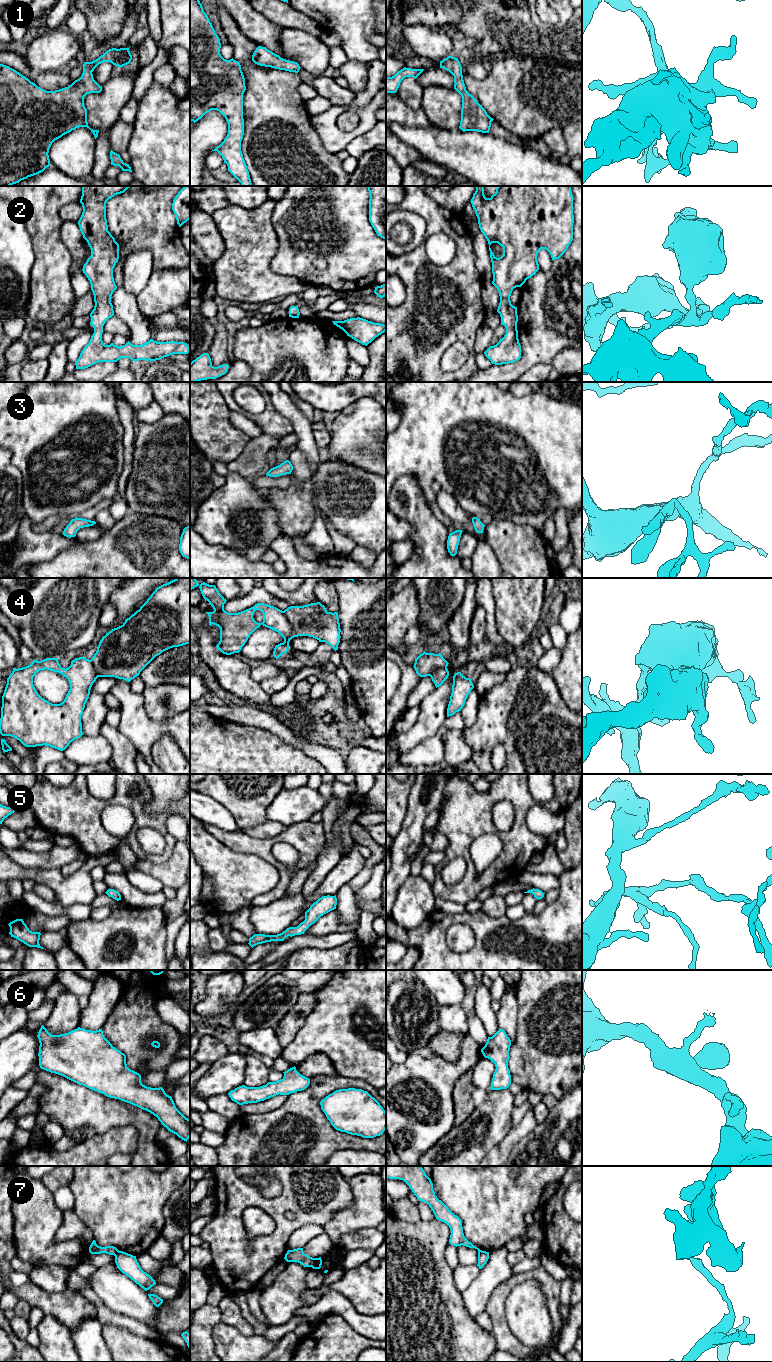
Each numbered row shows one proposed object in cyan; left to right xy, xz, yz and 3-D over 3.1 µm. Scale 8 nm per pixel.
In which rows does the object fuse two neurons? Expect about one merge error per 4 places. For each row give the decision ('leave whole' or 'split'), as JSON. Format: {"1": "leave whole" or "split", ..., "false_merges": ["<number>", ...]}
{"1": "leave whole", "2": "leave whole", "3": "leave whole", "4": "split", "5": "leave whole", "6": "leave whole", "7": "split", "false_merges": ["4", "7"]}

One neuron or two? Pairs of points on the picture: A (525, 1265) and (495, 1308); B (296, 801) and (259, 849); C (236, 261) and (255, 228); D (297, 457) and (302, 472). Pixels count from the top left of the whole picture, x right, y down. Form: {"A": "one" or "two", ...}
{"A": "two", "B": "two", "C": "one", "D": "one"}

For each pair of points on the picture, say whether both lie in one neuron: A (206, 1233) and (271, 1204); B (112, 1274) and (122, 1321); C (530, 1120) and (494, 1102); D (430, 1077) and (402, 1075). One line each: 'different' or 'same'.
A: same
B: different
C: different
D: same

